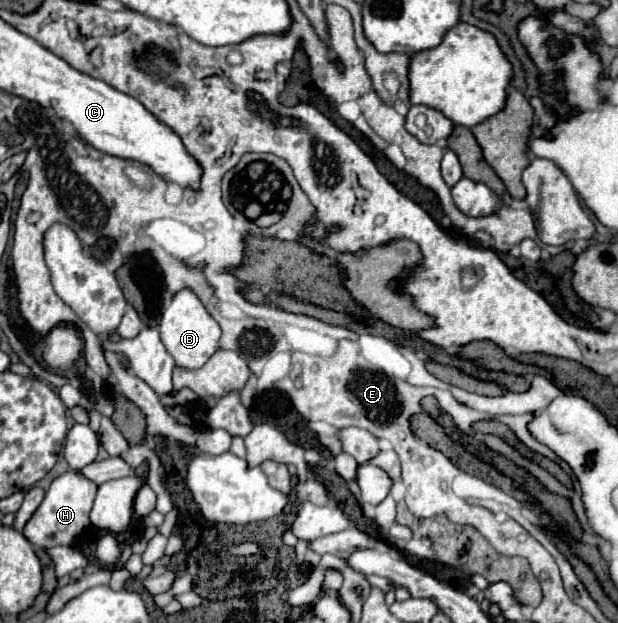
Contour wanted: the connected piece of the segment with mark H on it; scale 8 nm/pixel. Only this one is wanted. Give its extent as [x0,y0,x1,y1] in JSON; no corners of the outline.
[23,470,97,548]

